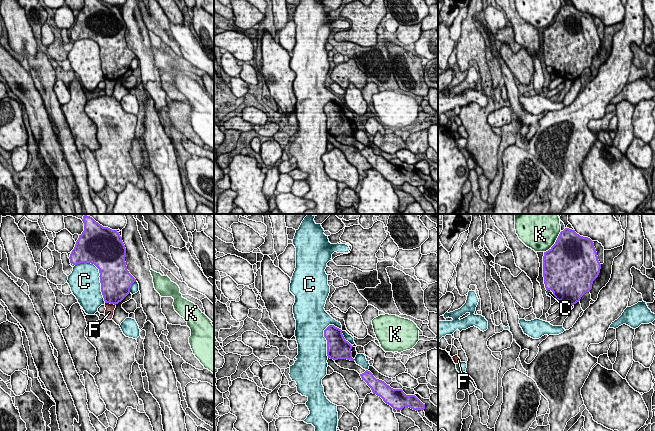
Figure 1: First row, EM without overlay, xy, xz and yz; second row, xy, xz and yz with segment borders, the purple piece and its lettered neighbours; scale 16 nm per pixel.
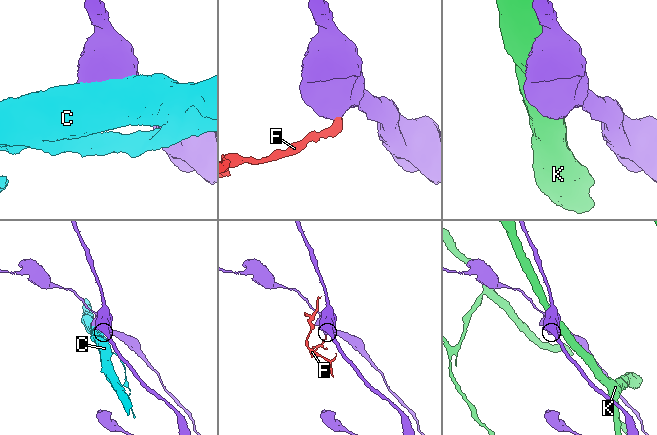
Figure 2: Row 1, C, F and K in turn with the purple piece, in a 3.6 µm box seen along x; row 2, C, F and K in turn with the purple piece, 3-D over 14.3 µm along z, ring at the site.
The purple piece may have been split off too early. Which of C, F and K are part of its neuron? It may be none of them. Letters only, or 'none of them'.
none of them

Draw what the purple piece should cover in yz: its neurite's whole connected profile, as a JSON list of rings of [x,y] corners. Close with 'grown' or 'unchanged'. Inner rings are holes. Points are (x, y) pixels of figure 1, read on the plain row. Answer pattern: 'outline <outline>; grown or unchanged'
outline [[[565,4],[560,8],[555,20],[543,32],[543,53],[546,66],[551,66],[556,76],[563,80],[574,81],[581,73],[592,65],[593,57],[598,53],[601,40],[593,17],[588,13],[580,12],[575,6]]]; unchanged

